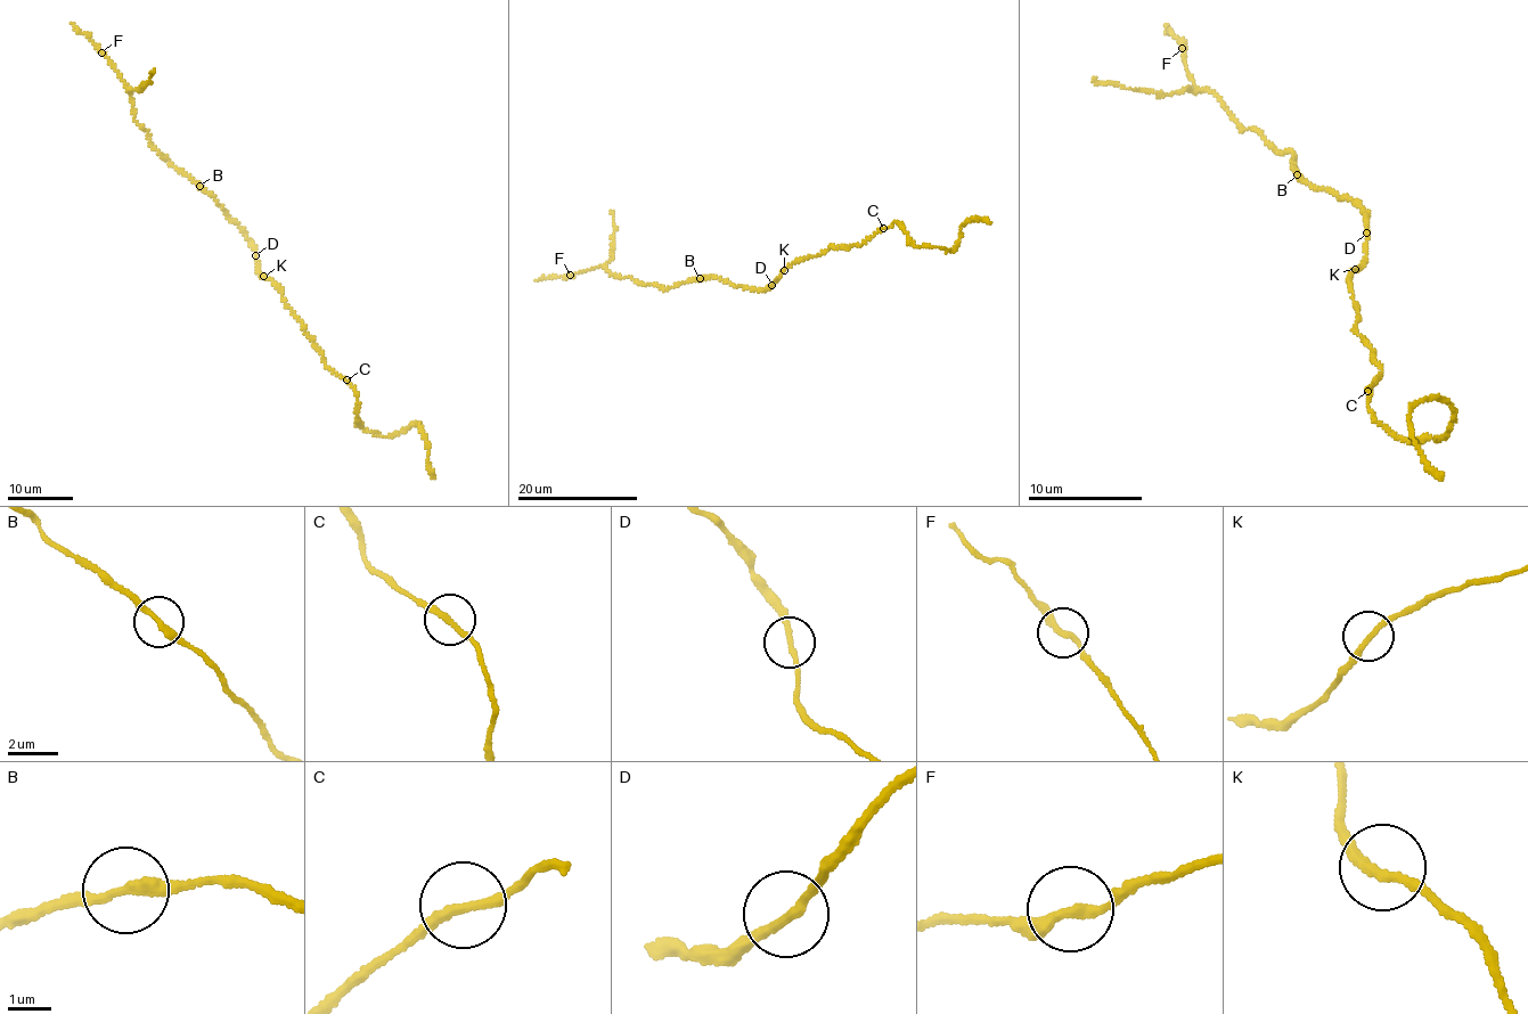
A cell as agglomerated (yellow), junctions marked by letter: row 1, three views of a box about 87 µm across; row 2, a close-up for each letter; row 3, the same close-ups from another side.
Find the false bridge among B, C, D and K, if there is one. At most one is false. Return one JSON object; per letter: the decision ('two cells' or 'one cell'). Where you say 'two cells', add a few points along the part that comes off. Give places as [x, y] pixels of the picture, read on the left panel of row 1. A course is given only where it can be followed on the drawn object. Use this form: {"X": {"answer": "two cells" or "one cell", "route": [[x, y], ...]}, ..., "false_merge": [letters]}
{"B": {"answer": "one cell"}, "C": {"answer": "one cell"}, "D": {"answer": "one cell"}, "K": {"answer": "one cell"}, "false_merge": []}

